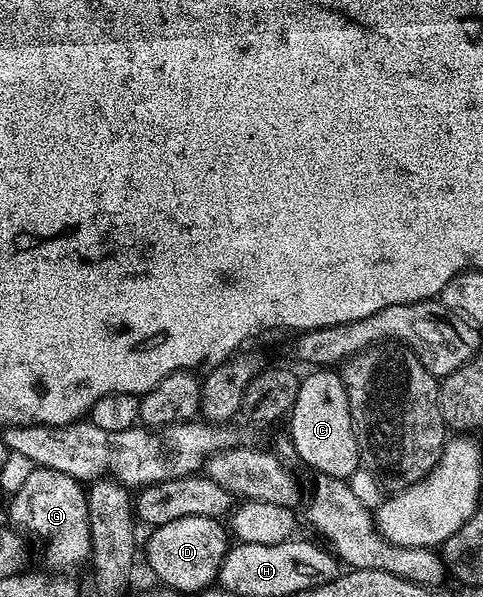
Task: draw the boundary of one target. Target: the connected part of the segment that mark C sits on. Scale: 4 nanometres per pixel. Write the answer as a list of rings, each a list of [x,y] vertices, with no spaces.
[[[318,367],[310,371],[307,377],[303,376],[300,380],[300,391],[296,395],[296,403],[288,418],[288,424],[290,424],[290,437],[294,440],[294,449],[298,452],[299,459],[308,468],[315,469],[315,474],[348,479],[360,468],[358,444],[348,407],[348,391],[342,382],[341,372],[330,367]]]

